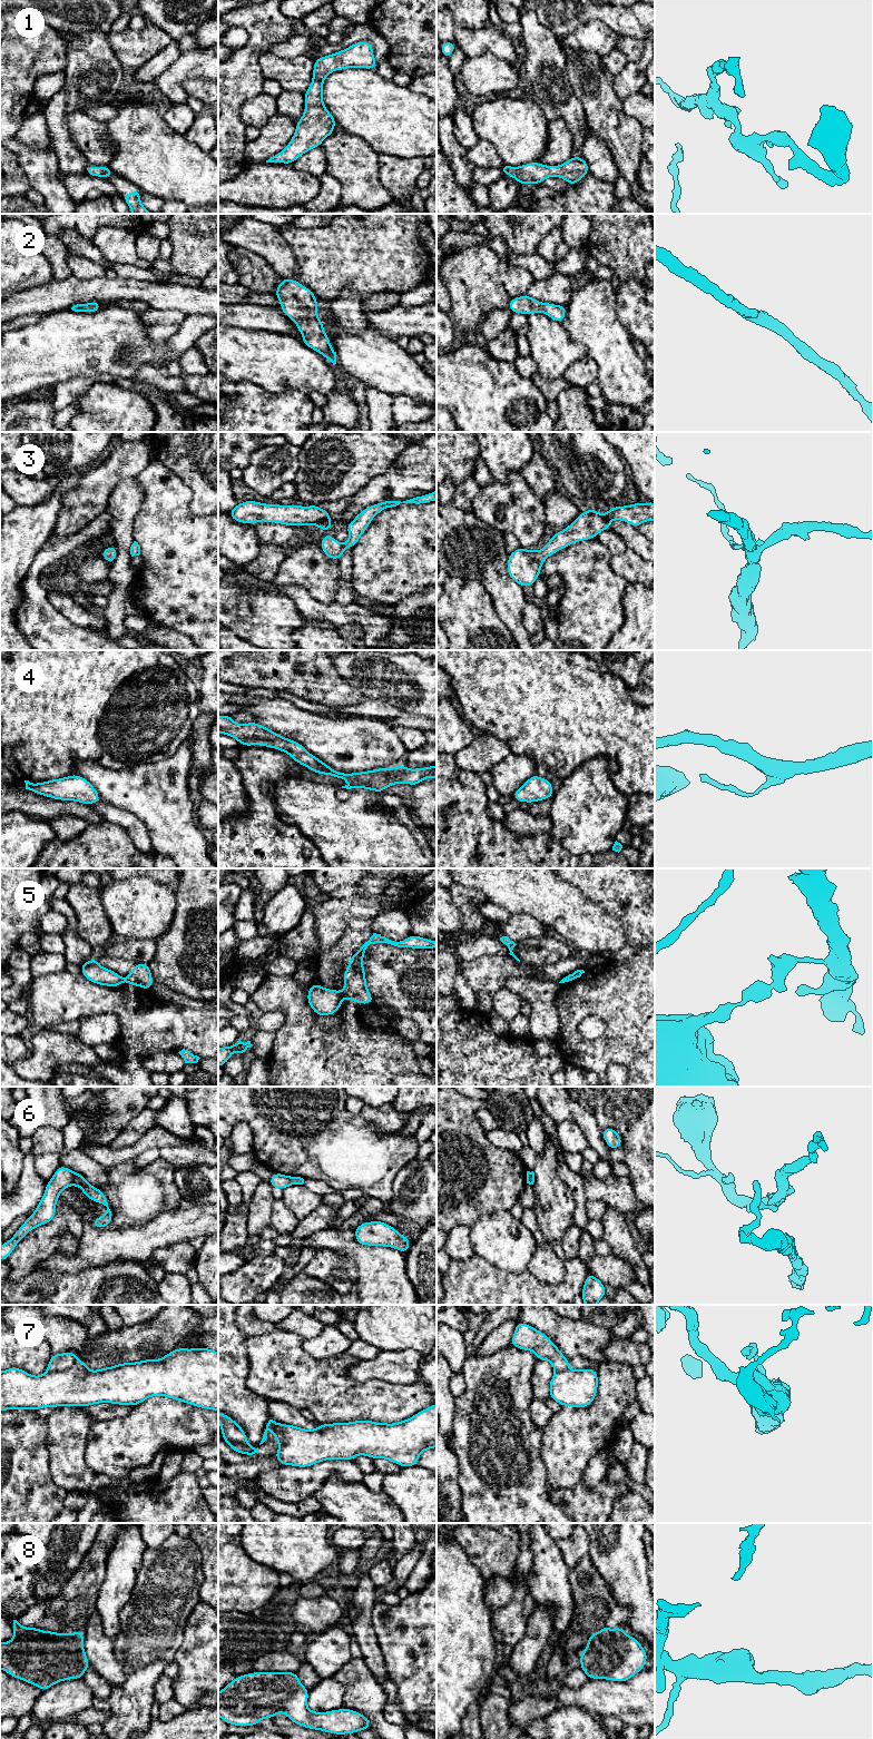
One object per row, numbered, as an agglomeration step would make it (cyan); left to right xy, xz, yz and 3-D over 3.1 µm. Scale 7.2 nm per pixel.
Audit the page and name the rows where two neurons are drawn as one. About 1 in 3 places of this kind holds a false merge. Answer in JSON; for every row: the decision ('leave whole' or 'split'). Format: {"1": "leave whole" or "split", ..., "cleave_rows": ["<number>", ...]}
{"1": "leave whole", "2": "leave whole", "3": "leave whole", "4": "leave whole", "5": "split", "6": "split", "7": "split", "8": "leave whole", "cleave_rows": ["5", "6", "7"]}

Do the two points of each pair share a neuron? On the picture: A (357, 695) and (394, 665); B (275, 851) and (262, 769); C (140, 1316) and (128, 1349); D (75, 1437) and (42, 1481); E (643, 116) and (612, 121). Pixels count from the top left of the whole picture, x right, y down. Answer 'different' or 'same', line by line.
A: different
B: same
C: different
D: different
E: different

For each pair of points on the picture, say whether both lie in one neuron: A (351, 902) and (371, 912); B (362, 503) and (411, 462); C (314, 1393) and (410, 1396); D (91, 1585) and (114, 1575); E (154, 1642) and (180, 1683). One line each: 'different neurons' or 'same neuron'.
A: same neuron
B: same neuron
C: same neuron
D: different neurons
E: different neurons

